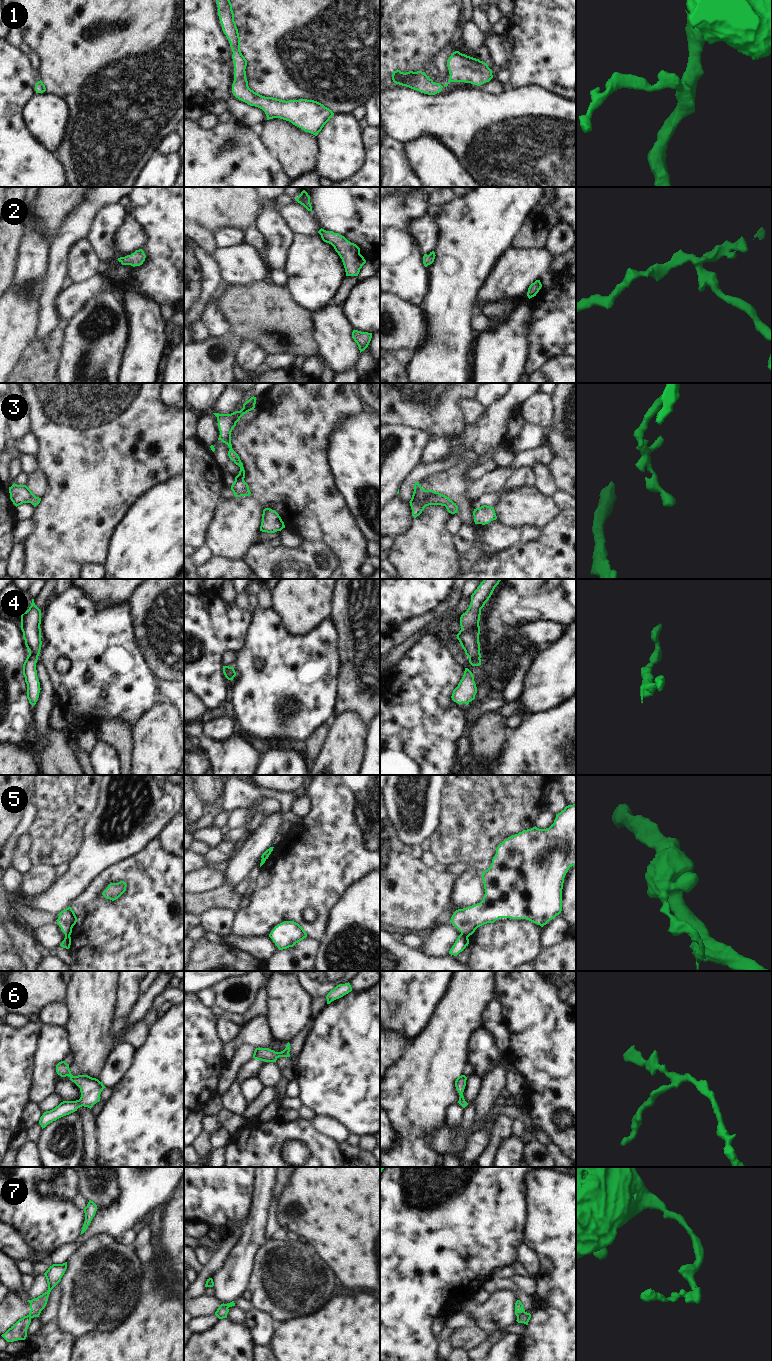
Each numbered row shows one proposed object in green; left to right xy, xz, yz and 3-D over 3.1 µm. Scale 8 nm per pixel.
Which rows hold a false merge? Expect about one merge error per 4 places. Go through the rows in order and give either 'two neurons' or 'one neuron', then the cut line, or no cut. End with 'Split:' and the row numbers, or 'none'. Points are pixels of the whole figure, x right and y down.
1: one neuron; no cut
2: one neuron; no cut
3: one neuron; no cut
4: one neuron; no cut
5: two neurons; cut in yz along (461, 933), (467, 938)
6: one neuron; no cut
7: two neurons; cut in yz along (524, 1311), (517, 1317)
Split: 5, 7

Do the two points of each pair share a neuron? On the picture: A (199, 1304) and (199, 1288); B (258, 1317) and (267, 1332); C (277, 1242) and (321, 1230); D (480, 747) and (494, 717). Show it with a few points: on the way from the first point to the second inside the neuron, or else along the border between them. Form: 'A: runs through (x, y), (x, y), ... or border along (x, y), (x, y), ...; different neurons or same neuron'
A: border along (203, 1293), (194, 1298); different neurons
B: runs through (259, 1321), (264, 1328); same neuron
C: border along (298, 1237), (309, 1243), (316, 1252); different neurons
D: runs through (487, 740), (492, 724); same neuron

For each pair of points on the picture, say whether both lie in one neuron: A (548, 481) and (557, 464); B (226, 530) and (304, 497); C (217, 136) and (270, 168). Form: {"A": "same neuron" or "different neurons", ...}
{"A": "different neurons", "B": "same neuron", "C": "same neuron"}

